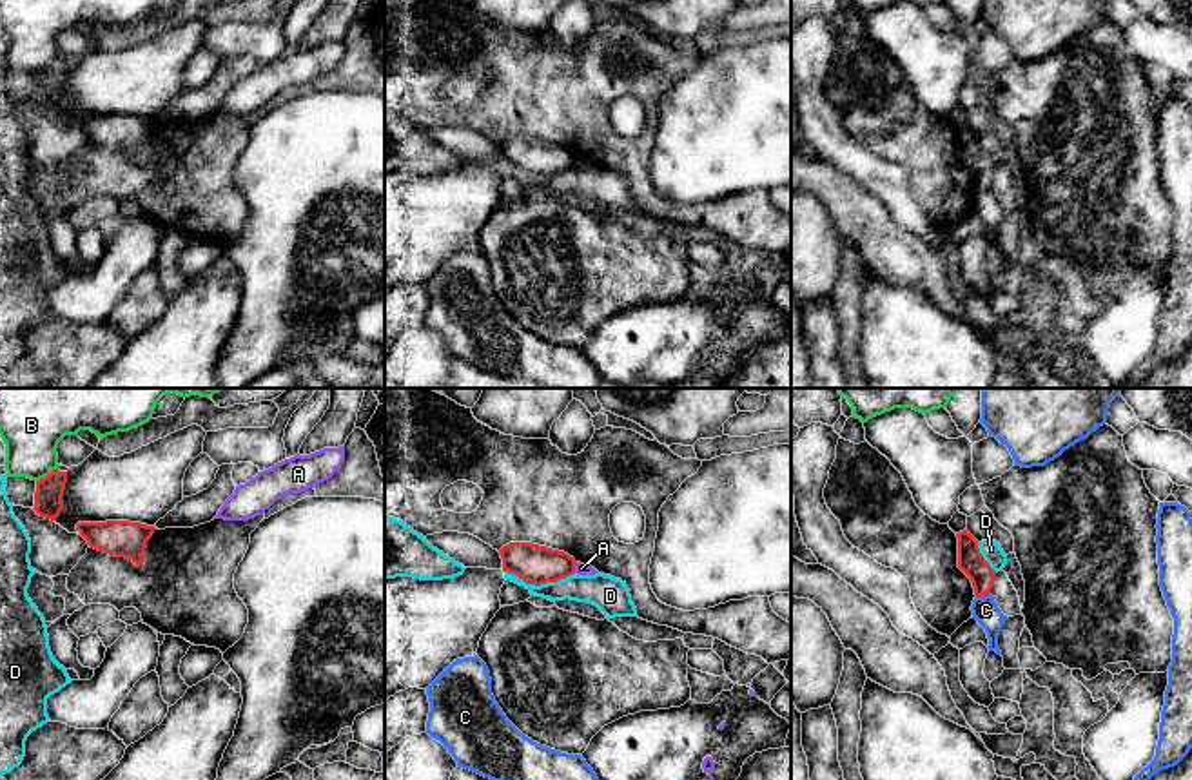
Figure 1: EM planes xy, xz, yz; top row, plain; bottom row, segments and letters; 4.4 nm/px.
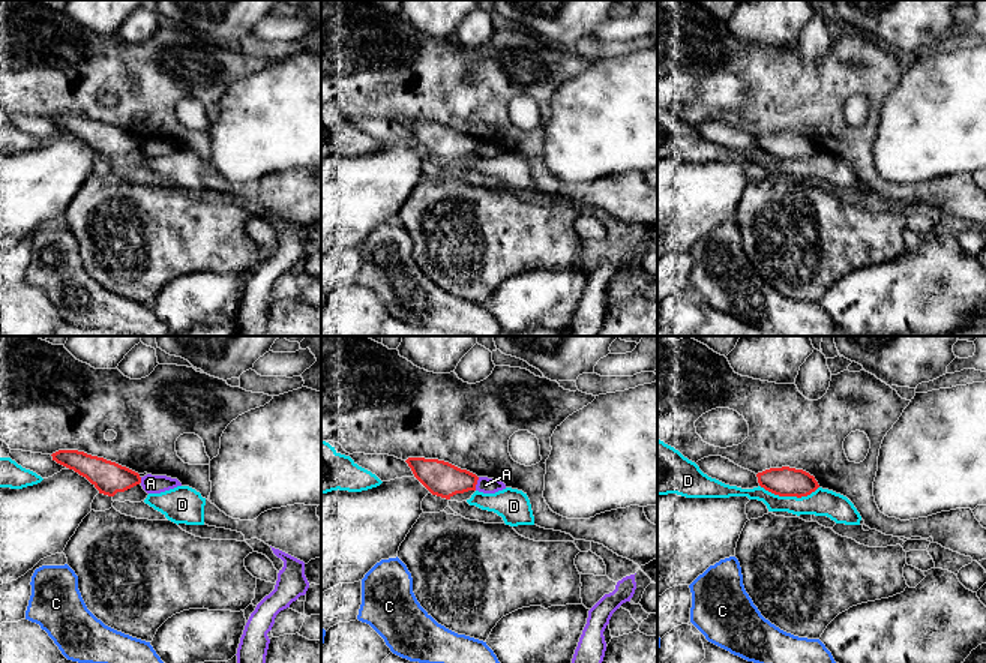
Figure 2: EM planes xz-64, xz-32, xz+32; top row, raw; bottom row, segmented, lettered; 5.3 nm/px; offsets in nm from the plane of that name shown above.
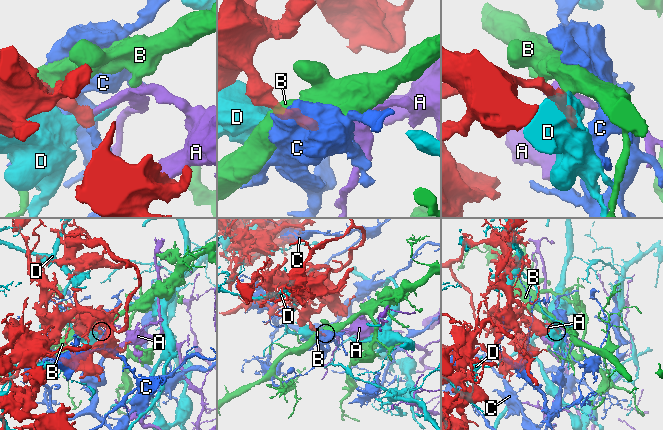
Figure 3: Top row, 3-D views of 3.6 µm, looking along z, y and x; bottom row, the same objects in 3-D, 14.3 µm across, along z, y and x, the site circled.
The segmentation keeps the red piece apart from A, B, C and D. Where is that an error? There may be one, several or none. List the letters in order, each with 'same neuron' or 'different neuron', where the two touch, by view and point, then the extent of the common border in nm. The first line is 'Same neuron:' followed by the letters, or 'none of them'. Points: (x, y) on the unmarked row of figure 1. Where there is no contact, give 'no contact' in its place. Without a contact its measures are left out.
Same neuron: none of them
A: different neuron | xz (574, 162) | 50 nm
B: different neuron | xy (48, 69) | 120 nm
C: different neuron | yz (982, 189) | 70 nm
D: different neuron | xz (539, 178) | 320 nm

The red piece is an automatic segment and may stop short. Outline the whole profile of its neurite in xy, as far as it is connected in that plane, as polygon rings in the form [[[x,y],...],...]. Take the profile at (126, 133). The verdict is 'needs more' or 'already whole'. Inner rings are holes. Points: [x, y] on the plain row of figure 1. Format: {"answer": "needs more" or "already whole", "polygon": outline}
{"answer": "already whole", "polygon": [[[105,114],[78,116],[76,123],[91,141],[114,151],[125,151],[136,160],[143,160],[147,134],[156,122],[129,114]]]}

